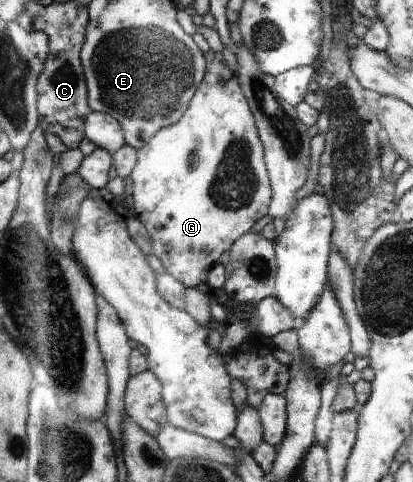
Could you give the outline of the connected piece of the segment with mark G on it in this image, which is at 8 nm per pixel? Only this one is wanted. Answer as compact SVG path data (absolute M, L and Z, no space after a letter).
M210 50L206 53L206 59L209 64L209 70L207 71L207 83L203 83L203 87L197 87L193 99L191 99L191 105L187 107L187 111L183 113L183 117L179 119L179 123L171 125L171 127L165 127L160 131L157 131L153 138L143 147L138 150L138 159L130 174L133 180L133 211L137 211L137 218L141 221L141 224L149 231L151 239L153 239L153 253L159 257L159 261L165 265L165 269L175 277L177 282L180 282L186 289L195 288L201 283L205 283L205 279L209 277L209 269L215 267L217 259L225 253L225 251L231 250L231 245L234 245L240 238L242 238L251 227L253 227L253 213L255 213L255 221L261 219L263 215L267 215L267 205L269 205L269 179L267 179L268 171L265 171L265 163L263 163L263 147L261 143L261 137L258 135L257 121L254 120L254 115L249 111L247 107L246 95L243 95L241 91L242 87L239 87L240 81L236 78L234 73L225 64L221 53L215 53Z

